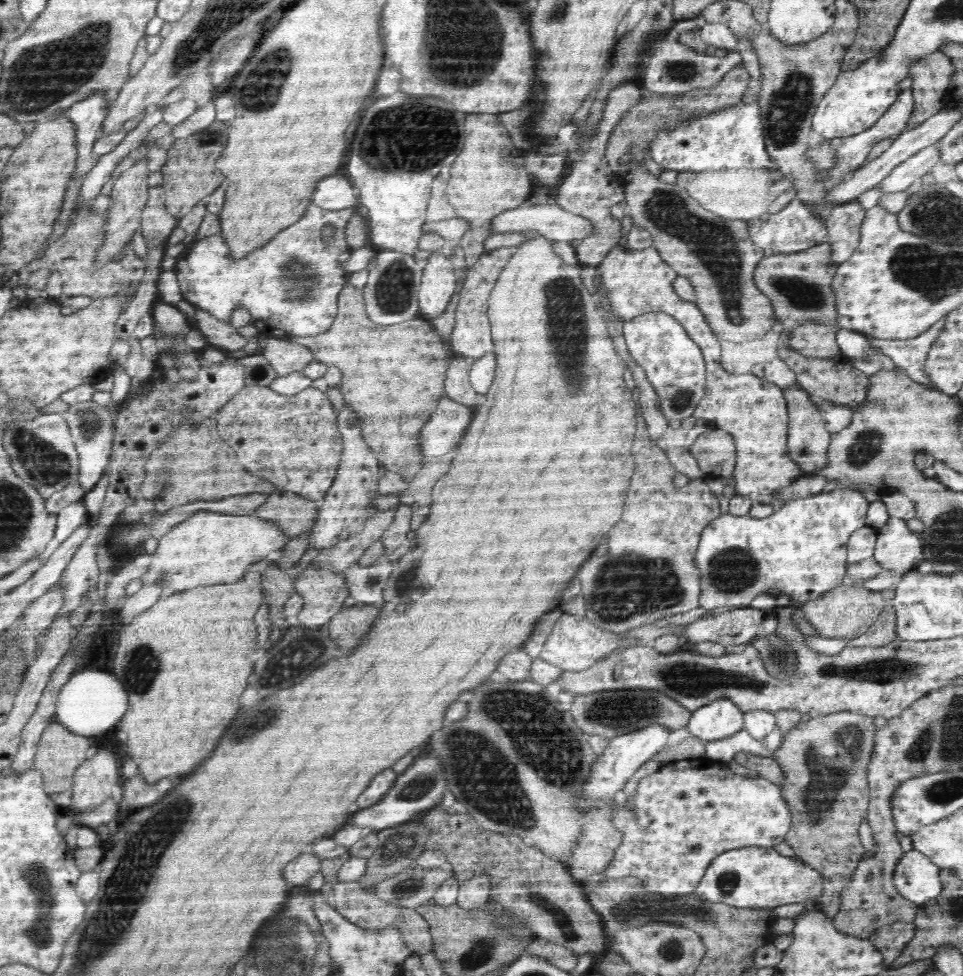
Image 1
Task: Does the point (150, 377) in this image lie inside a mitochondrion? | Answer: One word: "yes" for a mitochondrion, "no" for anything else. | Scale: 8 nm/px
no

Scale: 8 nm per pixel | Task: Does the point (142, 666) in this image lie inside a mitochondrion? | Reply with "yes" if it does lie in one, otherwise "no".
yes

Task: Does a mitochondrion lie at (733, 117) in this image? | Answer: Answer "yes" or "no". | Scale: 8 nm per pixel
no

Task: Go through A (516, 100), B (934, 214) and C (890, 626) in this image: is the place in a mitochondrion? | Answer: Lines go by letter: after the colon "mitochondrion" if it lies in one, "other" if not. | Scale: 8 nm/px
A: other
B: mitochondrion
C: other

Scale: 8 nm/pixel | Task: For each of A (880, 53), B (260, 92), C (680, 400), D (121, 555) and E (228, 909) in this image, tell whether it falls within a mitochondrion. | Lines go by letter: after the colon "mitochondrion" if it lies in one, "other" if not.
A: other
B: mitochondrion
C: mitochondrion
D: other
E: other

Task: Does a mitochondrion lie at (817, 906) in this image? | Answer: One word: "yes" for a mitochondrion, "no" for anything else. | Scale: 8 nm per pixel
no

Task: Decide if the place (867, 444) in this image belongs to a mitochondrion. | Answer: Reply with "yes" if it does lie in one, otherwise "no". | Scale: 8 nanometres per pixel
yes

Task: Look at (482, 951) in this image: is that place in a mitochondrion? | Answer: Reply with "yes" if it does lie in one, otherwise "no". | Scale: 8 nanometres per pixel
yes

